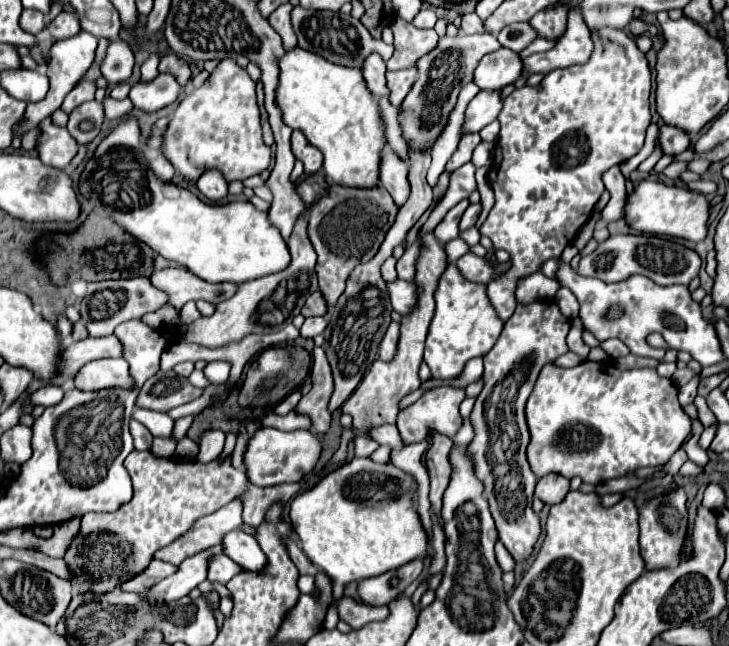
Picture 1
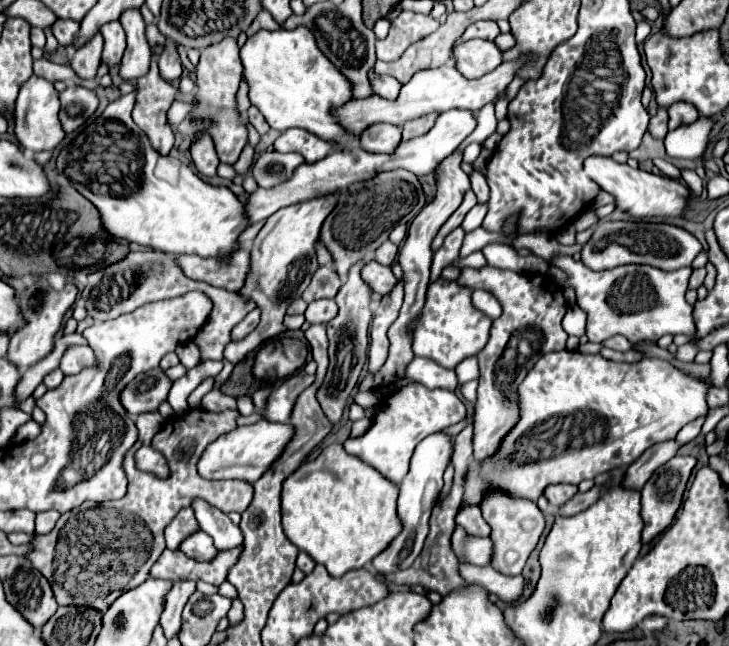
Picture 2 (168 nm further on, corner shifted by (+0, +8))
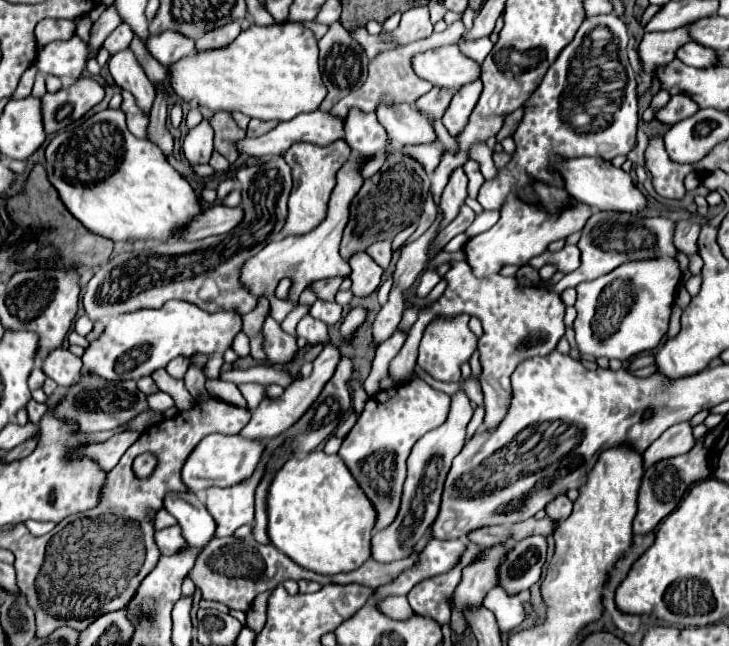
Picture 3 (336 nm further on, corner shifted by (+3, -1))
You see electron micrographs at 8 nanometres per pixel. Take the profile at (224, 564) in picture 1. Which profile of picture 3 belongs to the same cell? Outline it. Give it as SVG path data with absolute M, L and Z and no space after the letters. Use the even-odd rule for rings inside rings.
M179 525L157 531L155 541L159 543L163 555L173 555L175 551L183 551L183 547L189 547L187 539L183 539L183 531L179 531Z

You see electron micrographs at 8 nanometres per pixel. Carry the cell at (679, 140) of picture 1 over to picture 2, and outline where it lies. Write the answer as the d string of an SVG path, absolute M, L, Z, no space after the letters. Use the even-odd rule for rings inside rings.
M674 102L670 108L670 122L668 122L668 128L674 130L674 126L682 126L686 122L694 122L694 118L698 118L698 110L690 104L690 102Z

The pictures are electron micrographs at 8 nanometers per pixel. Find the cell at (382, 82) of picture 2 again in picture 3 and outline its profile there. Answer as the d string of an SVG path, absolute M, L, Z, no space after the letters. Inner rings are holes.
M379 103L375 109L379 123L387 129L389 139L395 147L429 143L435 139L433 127L417 115L409 103Z

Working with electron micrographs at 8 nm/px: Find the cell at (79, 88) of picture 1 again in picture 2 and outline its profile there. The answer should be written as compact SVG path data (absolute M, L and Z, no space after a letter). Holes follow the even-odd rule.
M96 32L84 46L80 46L70 60L72 70L80 76L80 78L94 78L96 70L100 66L100 54L102 54L102 46L104 46L104 38L100 32Z

